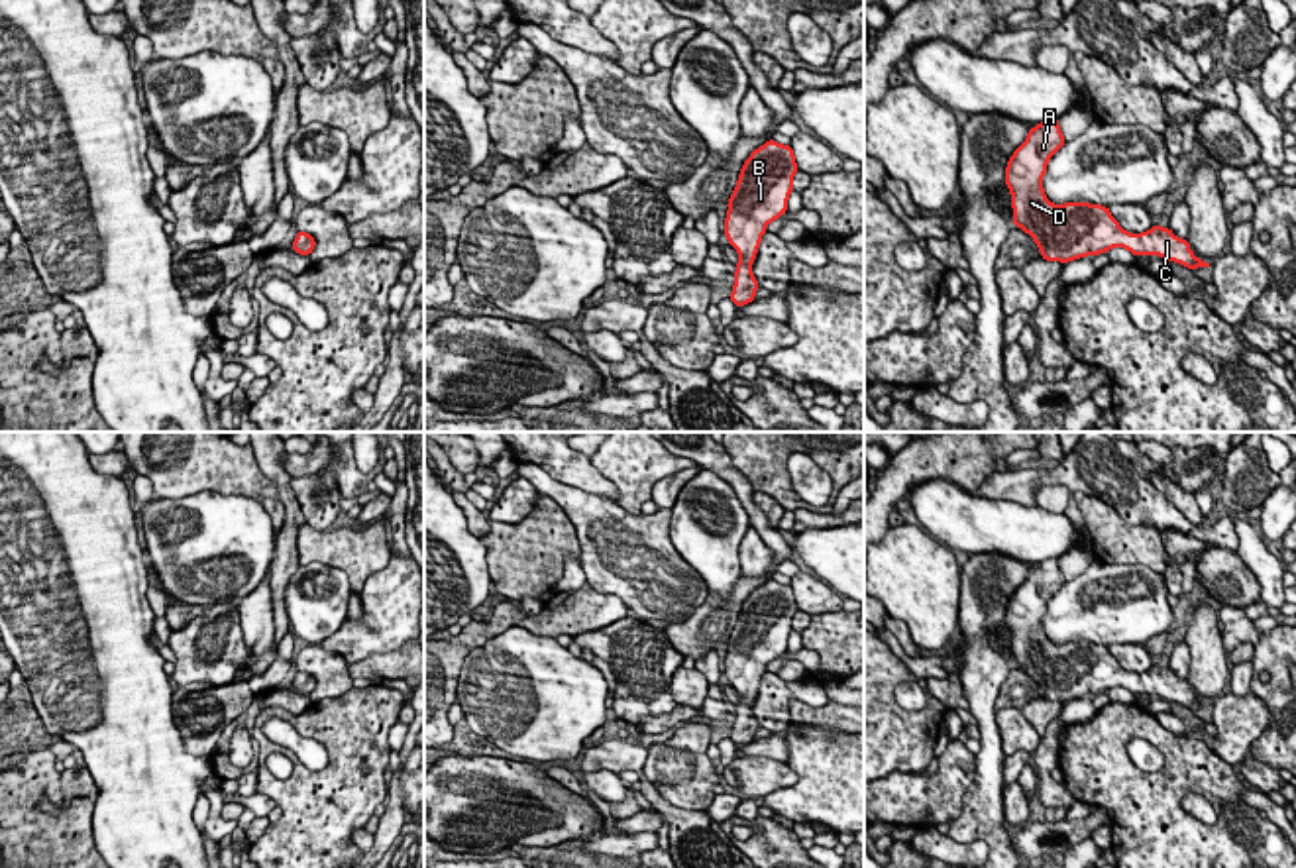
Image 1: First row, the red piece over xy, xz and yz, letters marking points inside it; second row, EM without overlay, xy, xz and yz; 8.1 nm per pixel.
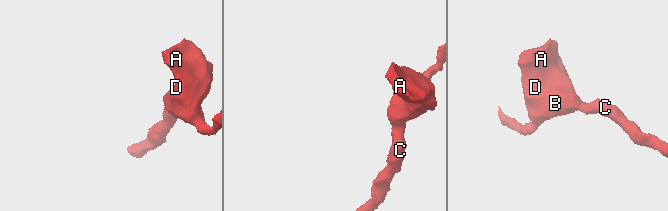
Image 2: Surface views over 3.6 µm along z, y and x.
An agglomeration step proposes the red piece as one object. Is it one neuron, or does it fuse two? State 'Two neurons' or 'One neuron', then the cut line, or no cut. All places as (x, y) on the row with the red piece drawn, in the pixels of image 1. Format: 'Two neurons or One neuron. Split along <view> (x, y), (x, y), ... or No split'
One neuron. No split

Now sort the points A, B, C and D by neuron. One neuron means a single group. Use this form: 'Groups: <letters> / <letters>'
Groups: A B C D

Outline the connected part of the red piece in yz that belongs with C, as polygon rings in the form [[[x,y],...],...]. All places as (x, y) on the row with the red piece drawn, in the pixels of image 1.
[[[1058,118],[1045,120],[1029,130],[1027,139],[1013,151],[1005,167],[1003,183],[1011,192],[1013,226],[1033,238],[1043,259],[1068,263],[1107,253],[1111,247],[1125,247],[1133,255],[1157,253],[1188,269],[1210,267],[1192,253],[1188,240],[1176,238],[1170,228],[1155,224],[1143,234],[1131,234],[1119,226],[1107,206],[1053,204],[1045,196],[1041,179],[1049,159],[1062,145]]]

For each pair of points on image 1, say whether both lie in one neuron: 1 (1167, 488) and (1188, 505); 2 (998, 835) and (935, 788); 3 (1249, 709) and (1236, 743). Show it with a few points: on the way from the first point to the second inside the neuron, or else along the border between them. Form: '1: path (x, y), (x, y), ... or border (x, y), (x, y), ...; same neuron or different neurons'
1: path (1173, 493), (1183, 499); same neuron
2: border (967, 794), (961, 813), (951, 823); different neurons
3: path (1242, 717), (1236, 735); same neuron

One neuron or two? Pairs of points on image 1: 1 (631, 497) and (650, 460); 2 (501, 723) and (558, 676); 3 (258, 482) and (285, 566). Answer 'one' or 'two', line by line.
1: one
2: one
3: two

